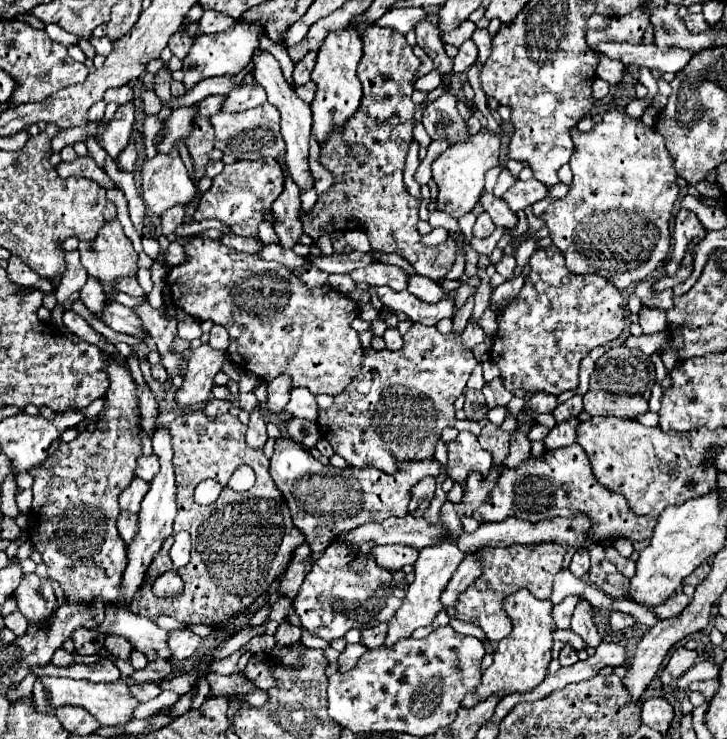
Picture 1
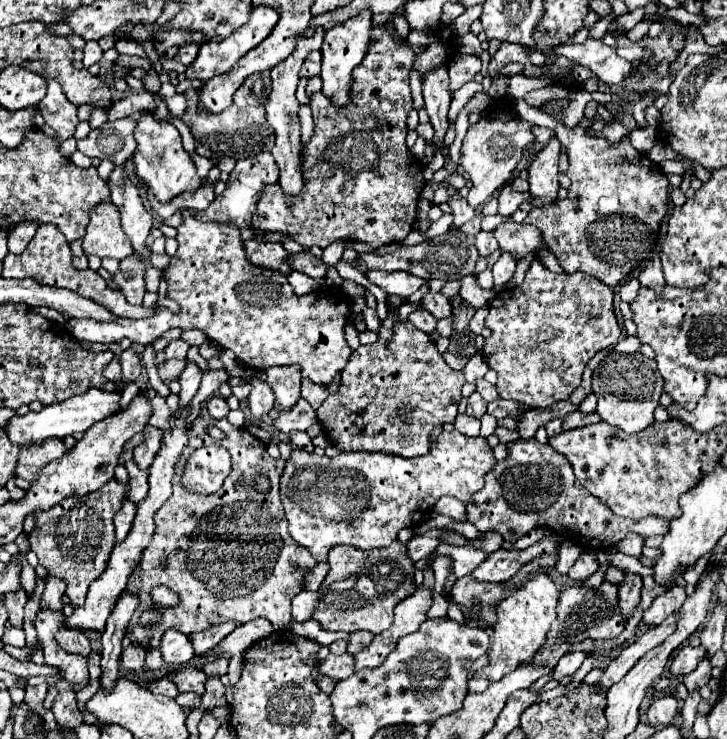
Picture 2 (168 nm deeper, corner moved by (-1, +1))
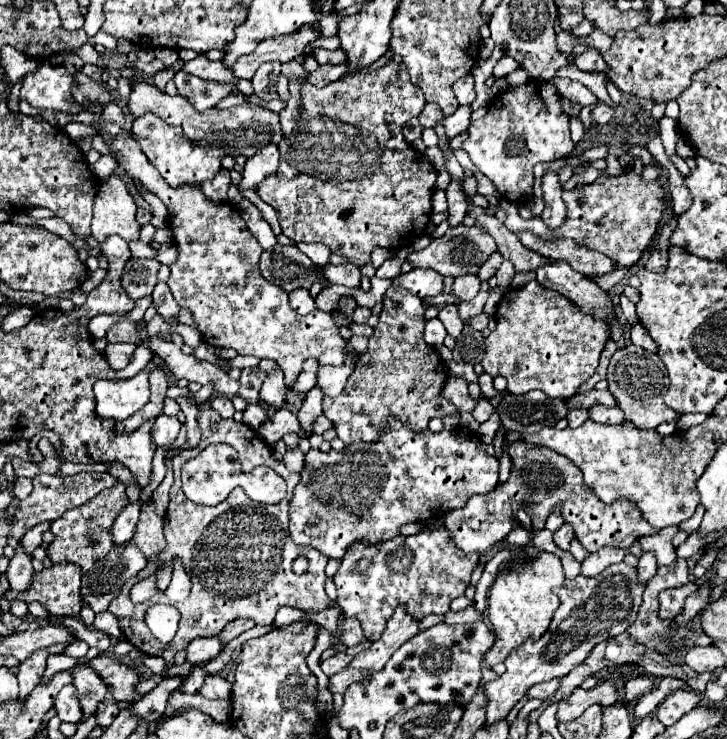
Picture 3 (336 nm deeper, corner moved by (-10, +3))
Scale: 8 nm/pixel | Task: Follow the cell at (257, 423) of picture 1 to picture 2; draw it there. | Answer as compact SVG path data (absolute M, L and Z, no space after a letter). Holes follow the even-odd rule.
M252 378L252 390L250 390L246 402L250 406L252 418L254 420L262 420L272 410L272 406L274 406L274 392L260 378Z

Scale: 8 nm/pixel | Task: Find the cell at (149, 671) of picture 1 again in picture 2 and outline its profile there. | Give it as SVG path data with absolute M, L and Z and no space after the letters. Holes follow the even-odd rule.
M182 668L178 672L168 672L168 676L172 676L172 680L180 692L194 692L198 696L204 696L204 690L206 690L204 686L206 686L208 676L202 670Z

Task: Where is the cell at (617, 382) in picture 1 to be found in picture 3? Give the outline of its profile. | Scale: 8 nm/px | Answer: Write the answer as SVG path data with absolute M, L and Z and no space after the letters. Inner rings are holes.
M633 344L619 348L611 356L607 368L607 382L609 382L609 392L615 396L617 406L625 414L625 420L635 424L637 428L657 428L663 422L671 422L679 418L679 414L671 412L671 408L667 408L663 402L669 380L667 380L667 370L657 354L649 354Z

